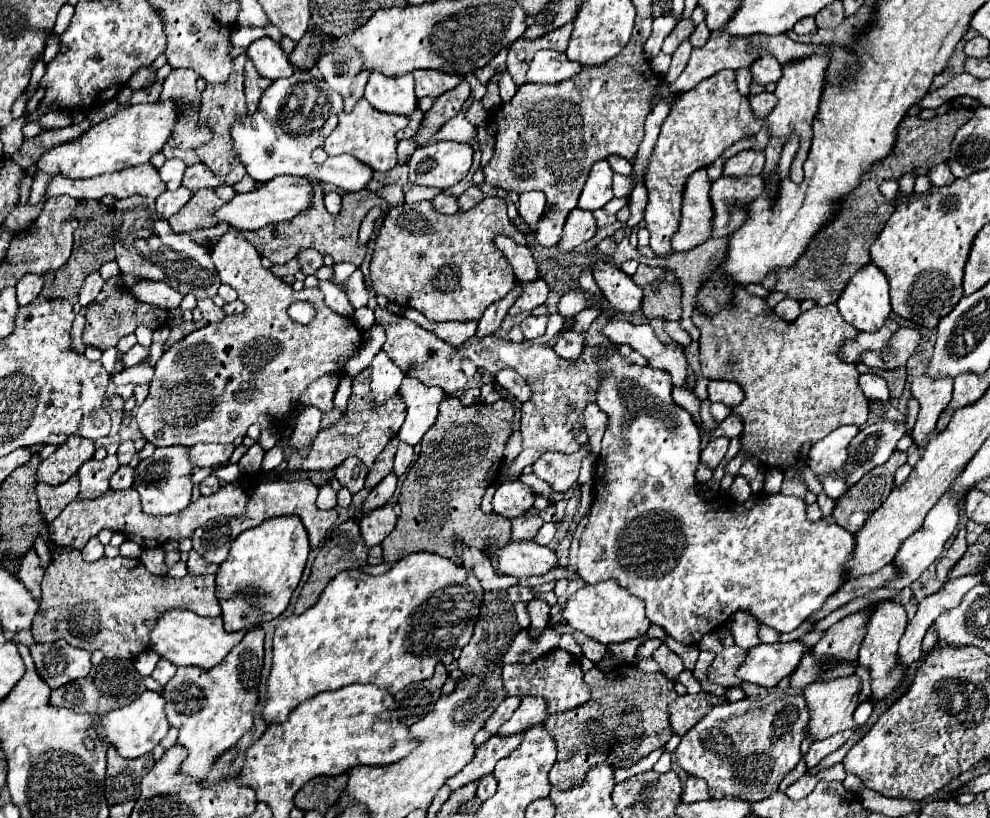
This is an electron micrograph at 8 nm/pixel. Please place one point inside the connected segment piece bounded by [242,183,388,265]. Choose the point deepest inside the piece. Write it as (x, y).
(280, 242)

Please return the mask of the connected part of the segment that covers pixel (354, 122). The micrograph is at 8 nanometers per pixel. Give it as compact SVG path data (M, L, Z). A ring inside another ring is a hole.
M364 97L356 103L350 113L338 113L338 125L324 141L322 149L328 155L342 155L348 153L356 157L360 163L368 165L372 171L388 171L396 165L396 131L408 125L408 117L396 117L390 113L376 111Z

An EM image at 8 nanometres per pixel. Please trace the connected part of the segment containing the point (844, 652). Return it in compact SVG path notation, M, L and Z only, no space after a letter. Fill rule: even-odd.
M860 609L838 621L836 625L832 625L824 633L820 643L812 649L816 659L826 659L826 657L844 659L844 661L856 659L860 643L864 639L864 625L868 623L868 615L870 615L868 609Z

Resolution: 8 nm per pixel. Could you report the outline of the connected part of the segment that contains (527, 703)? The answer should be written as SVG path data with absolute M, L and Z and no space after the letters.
M524 697L520 709L516 709L516 713L500 727L498 735L506 737L506 735L522 733L528 727L542 723L546 717L548 717L548 705L544 697Z

